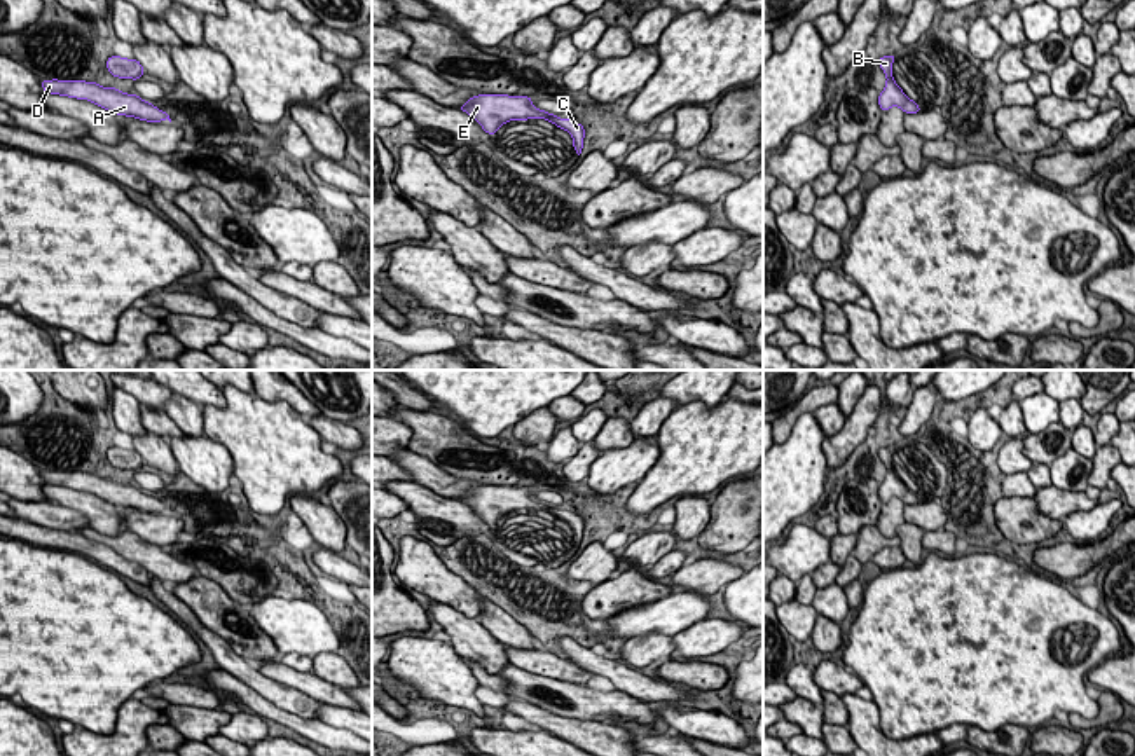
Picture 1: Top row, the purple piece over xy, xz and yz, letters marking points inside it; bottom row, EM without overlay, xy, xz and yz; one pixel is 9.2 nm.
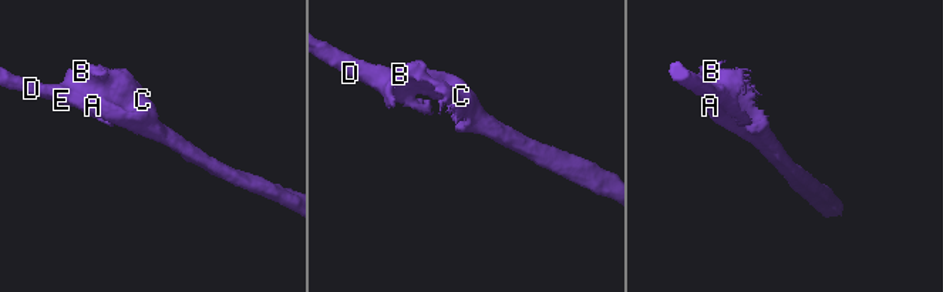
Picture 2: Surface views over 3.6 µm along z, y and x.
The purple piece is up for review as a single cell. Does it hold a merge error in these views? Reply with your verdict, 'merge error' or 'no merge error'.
no merge error

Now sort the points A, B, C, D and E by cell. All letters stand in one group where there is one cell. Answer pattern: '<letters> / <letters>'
A B C D E

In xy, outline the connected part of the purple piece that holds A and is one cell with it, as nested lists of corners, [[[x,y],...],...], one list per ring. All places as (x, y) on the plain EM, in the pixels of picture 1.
[[[40,471],[45,484],[87,491],[117,506],[134,508],[147,513],[169,512],[169,506],[148,492],[143,492],[138,485],[127,485],[115,478],[103,478],[96,473],[86,471]]]

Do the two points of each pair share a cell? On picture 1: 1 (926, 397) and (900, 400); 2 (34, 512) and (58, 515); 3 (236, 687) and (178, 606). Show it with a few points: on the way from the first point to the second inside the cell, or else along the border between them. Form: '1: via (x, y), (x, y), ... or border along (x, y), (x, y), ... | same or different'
1: border along (915, 390), (905, 407) | different
2: via (39, 512), (53, 515) | same
3: border along (220, 667), (257, 694) | different

